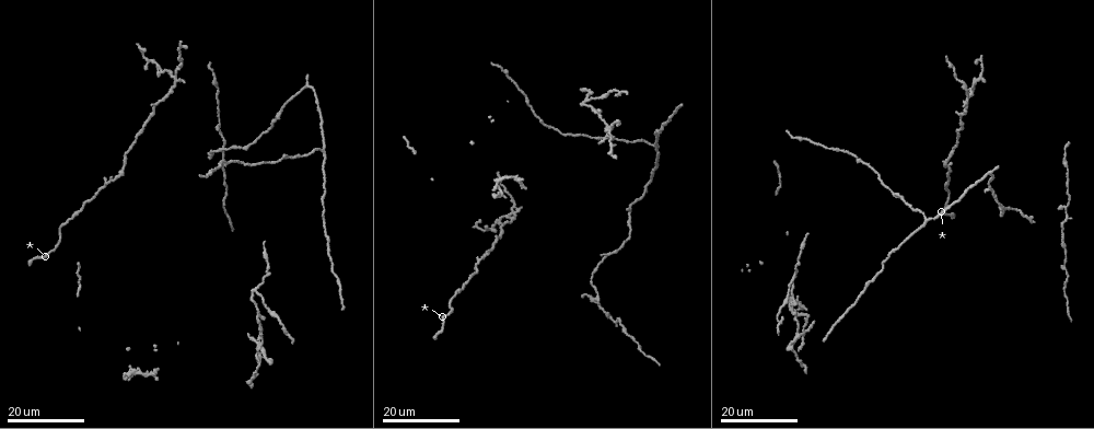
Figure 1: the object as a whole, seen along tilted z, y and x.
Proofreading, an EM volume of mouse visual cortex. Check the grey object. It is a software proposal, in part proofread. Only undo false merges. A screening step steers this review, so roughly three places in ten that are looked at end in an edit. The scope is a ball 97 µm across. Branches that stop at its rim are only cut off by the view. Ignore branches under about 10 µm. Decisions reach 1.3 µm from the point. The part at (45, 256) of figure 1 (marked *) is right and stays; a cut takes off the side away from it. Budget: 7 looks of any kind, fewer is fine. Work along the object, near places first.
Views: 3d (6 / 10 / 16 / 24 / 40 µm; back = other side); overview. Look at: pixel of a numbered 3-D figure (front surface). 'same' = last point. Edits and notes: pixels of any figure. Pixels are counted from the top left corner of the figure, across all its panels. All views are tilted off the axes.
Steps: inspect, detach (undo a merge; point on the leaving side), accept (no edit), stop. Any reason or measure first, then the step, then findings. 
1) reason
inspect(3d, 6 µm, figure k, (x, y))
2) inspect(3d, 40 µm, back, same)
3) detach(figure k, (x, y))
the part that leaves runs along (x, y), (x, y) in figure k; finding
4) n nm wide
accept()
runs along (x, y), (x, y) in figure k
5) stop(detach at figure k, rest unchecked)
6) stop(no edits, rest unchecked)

side arm on a straight run
inspect(3d, 16 µm, figure 1, (111, 180))

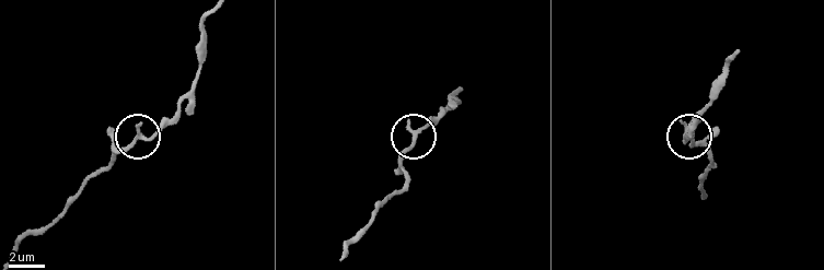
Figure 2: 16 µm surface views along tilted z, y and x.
inspect(3d, 6 µm, figure 2, (425, 126))

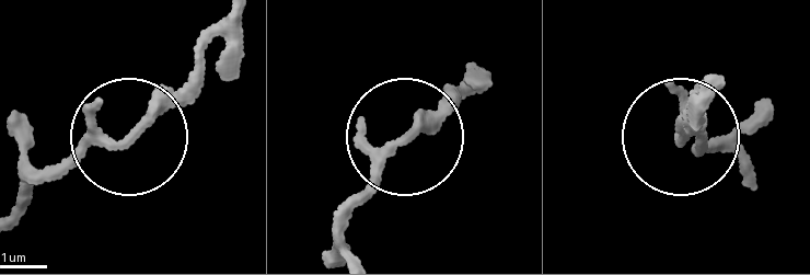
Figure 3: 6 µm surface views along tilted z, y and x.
3 arms
accept()
runs along (343, 255), (347, 213), (452, 89) in figure 3; continuous, no second neuron

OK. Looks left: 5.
three-way junction
inspect(3d, 24 µm, figure 1, (258, 350))

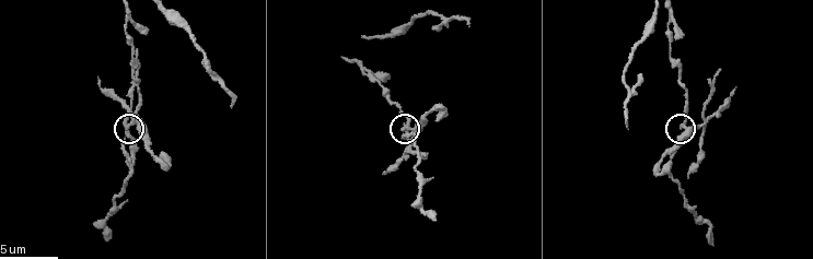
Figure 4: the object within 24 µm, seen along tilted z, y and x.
closer look
inspect(3d, 10 µm, figure 4, (408, 127))

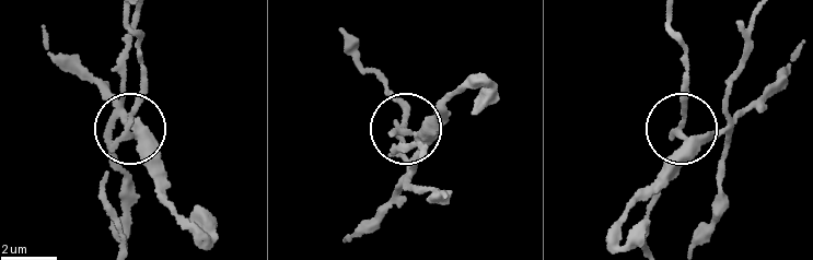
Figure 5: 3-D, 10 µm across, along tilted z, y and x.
detach(figure 5, (162, 162))
the part that leaves runs along (126, 137), (137, 127), (124, 96), (135, 12) in figure 5; two neurons meet here

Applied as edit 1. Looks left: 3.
two arms in line, one across
inspect(3d, 16 µm, figure 1, (582, 102))

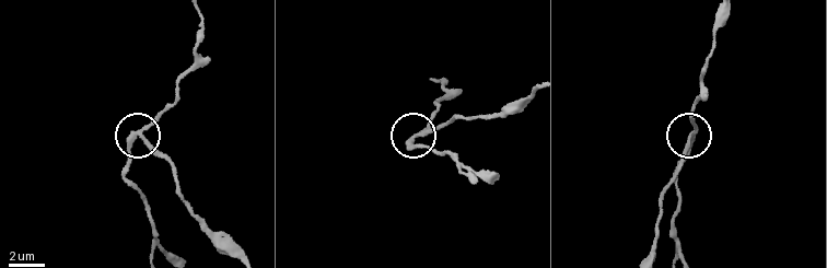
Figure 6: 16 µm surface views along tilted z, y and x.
inspect(3d, 6 µm, figure 6, (139, 132))

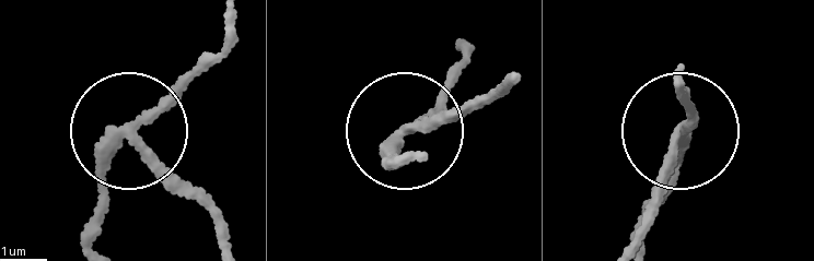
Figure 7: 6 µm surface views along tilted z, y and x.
210 nm wide
detach(figure 7, (166, 185))
the part that leaves runs along (132, 138), (220, 239) in figure 7; a second neuron is stuck on

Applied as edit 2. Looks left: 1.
stop(detach at figure 5, detach at figure 7, rest unchecked)

